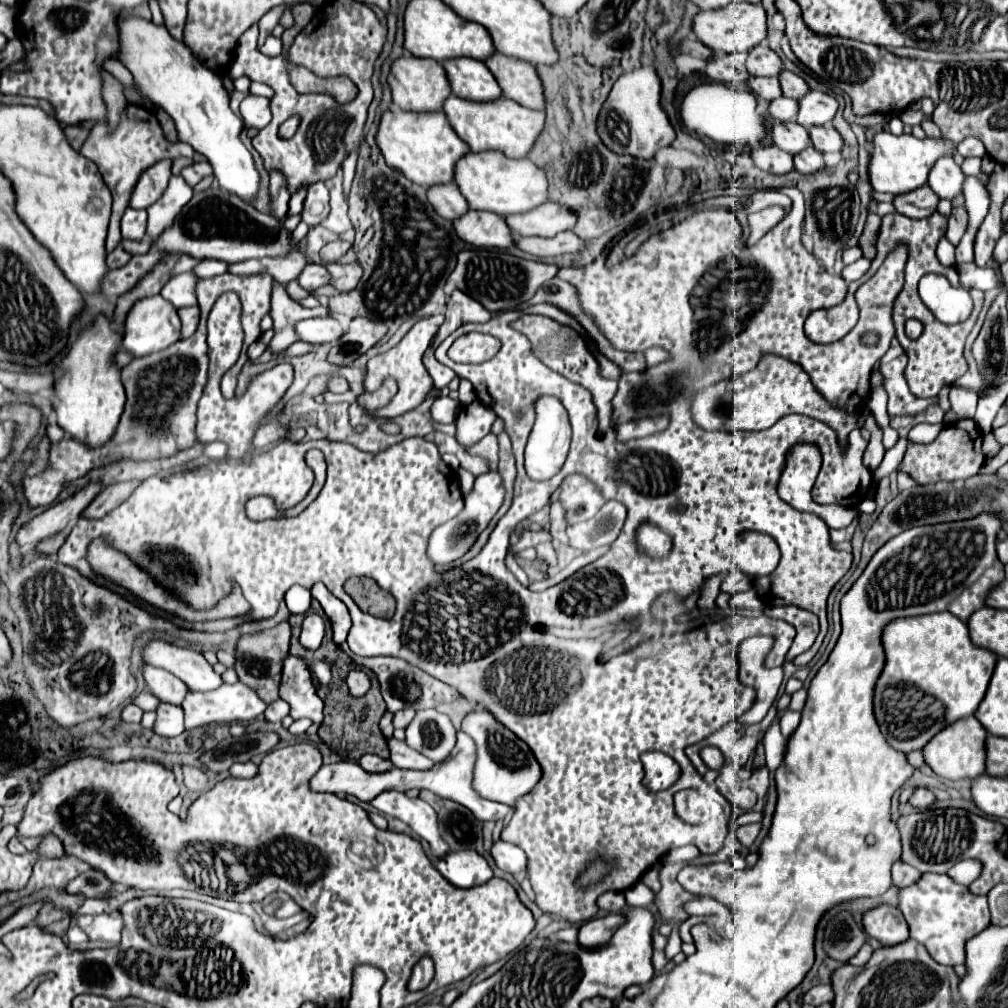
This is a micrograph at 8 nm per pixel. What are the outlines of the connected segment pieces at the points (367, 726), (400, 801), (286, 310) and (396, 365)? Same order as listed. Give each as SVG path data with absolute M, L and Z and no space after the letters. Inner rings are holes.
M290 620L294 626L292 626L292 644L290 644L290 654L292 656L298 656L302 660L328 660L330 666L332 666L332 674L334 674L334 680L328 684L328 686L322 686L320 692L322 692L322 700L326 704L324 708L324 722L318 730L318 736L332 748L332 752L336 752L342 760L360 760L364 754L378 754L380 758L388 758L390 752L388 752L388 742L384 738L384 734L380 732L380 718L382 714L386 712L386 704L384 704L384 698L380 696L380 688L378 688L378 680L376 676L370 672L370 678L372 678L372 688L366 696L362 698L354 698L350 692L348 692L348 686L346 686L346 674L350 670L356 668L356 664L348 658L348 654L336 646L332 642L332 636L330 636L330 642L322 642L322 646L316 650L316 652L310 652L306 650L300 642L298 642L298 620ZM360 714L366 714L366 722L360 722Z
M390 790L390 792L382 792L380 796L376 796L370 804L386 816L394 816L406 822L420 838L428 840L434 862L450 852L448 844L440 836L440 824L438 824L436 810L428 802L420 798L408 798L406 794Z
M274 282L272 288L272 308L270 308L270 316L274 318L274 330L276 336L270 340L270 350L272 354L282 352L284 348L288 348L292 342L296 342L296 334L292 330L292 326L298 320L304 318L318 318L318 316L328 316L330 308L326 306L318 306L318 308L302 308L300 304L296 304L288 294L286 288L278 282Z
M436 314L436 316L430 316L430 318L418 320L410 328L410 332L394 348L390 348L388 352L378 354L369 359L363 383L366 392L369 391L369 387L370 390L376 390L382 384L382 376L394 376L396 382L398 382L398 392L390 400L390 404L384 406L384 408L378 408L378 410L368 412L370 416L374 416L374 418L380 418L380 416L386 416L386 418L400 416L400 414L404 414L404 412L408 412L408 410L412 410L412 408L416 408L418 404L424 402L426 394L432 390L432 378L424 370L422 356L424 356L430 340L434 338L434 334L436 334L436 330L440 328L442 322L444 322L444 316L442 314Z

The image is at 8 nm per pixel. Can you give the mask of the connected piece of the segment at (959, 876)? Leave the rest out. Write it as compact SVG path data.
M964 860L964 862L956 862L954 868L948 872L948 876L958 882L968 886L976 876L980 876L980 866L976 866L976 860Z

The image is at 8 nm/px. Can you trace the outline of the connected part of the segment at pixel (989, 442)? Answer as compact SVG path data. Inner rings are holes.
M993 434L983 436L982 451L986 457L993 457L1000 451L1000 444L996 442Z

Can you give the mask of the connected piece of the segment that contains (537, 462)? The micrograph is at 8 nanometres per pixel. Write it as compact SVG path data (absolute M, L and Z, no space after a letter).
M540 396L534 404L536 410L536 422L533 426L533 438L528 438L524 452L524 466L526 473L534 480L548 480L560 472L566 460L566 448L570 448L570 420L568 412L564 412L564 406L556 396Z

